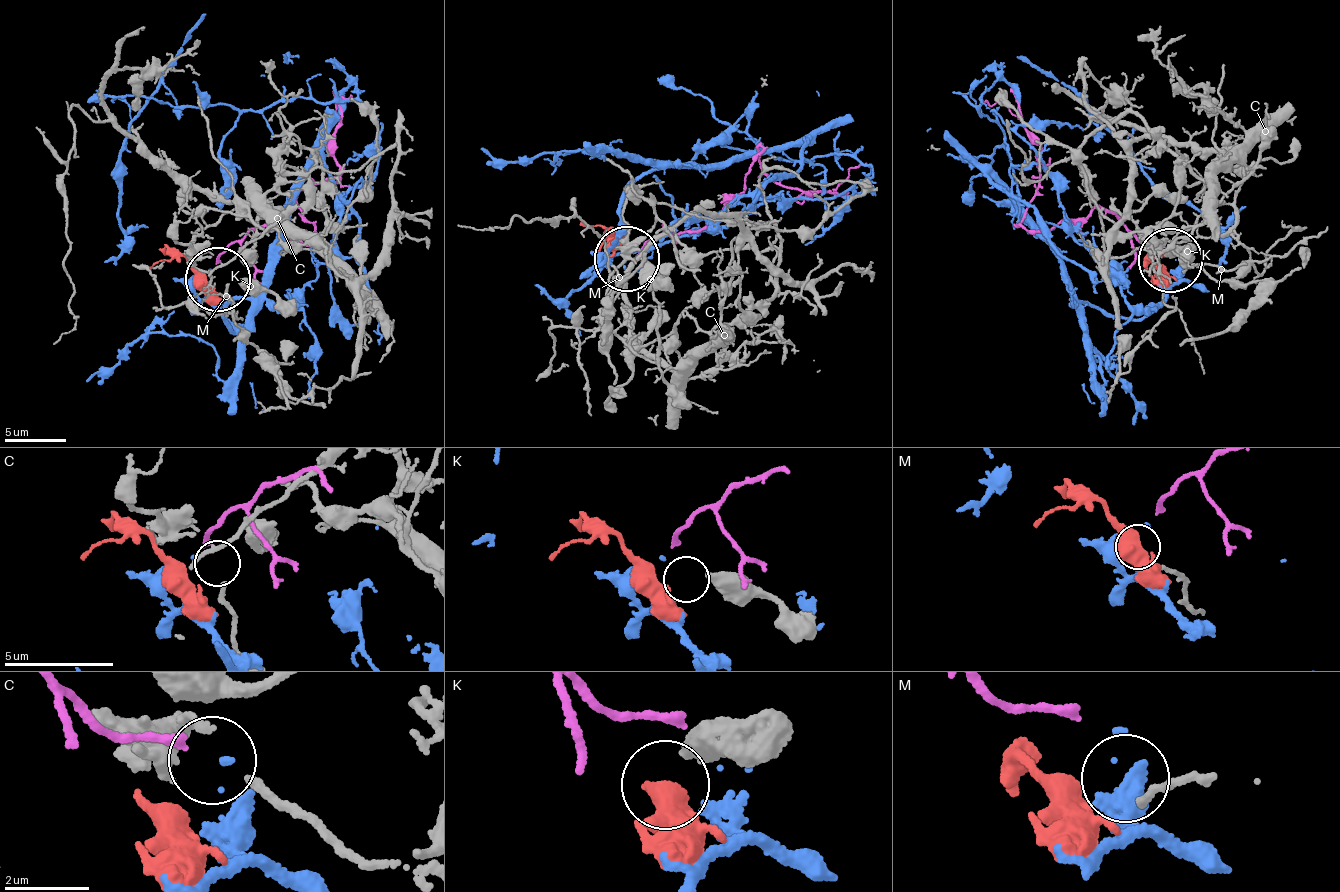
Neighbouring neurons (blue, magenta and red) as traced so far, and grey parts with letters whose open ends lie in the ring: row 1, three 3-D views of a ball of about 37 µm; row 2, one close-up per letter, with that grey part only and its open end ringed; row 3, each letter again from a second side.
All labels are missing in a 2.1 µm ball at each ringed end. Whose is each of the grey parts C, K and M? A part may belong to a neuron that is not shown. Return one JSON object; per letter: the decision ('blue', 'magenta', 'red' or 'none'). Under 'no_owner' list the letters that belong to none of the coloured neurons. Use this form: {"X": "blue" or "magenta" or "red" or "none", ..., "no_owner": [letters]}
{"C": "none", "K": "none", "M": "none", "no_owner": ["C", "K", "M"]}

